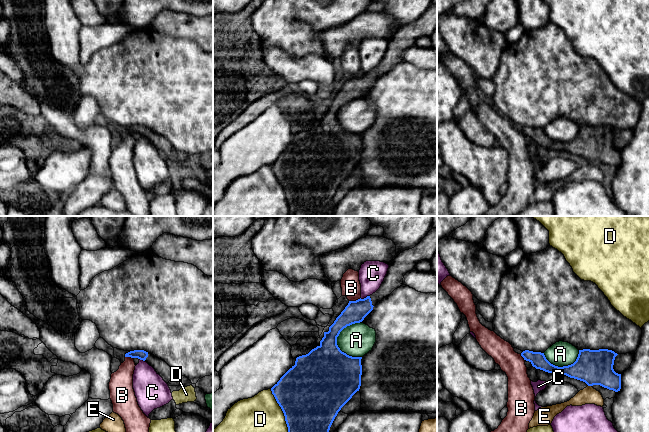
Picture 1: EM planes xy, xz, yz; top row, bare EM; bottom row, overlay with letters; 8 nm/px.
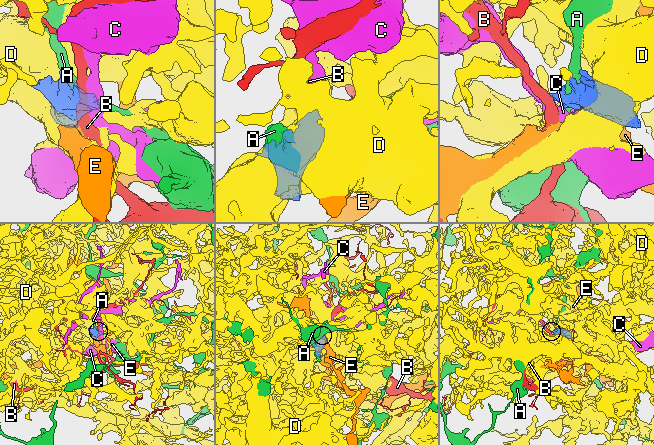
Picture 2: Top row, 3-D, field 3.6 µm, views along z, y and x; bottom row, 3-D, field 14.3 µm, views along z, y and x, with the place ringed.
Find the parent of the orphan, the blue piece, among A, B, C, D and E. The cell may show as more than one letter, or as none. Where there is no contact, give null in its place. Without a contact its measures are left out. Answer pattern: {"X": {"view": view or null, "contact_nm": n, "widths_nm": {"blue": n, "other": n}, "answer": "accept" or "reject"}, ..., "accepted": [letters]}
{"A": {"view": "xz", "contact_nm": 300, "widths_nm": {"blue": 340, "other": 260}, "answer": "reject"}, "B": {"view": "xz", "contact_nm": 100, "widths_nm": {"blue": 170, "other": 160}, "answer": "reject"}, "C": {"view": "xz", "contact_nm": 80, "widths_nm": {"blue": 170, "other": 200}, "answer": "reject"}, "D": {"view": "xz", "contact_nm": 440, "widths_nm": {"blue": 500, "other": 480}, "answer": "reject"}, "E": {"view": "yz", "contact_nm": 30, "widths_nm": {"blue": 280, "other": 140}, "answer": "reject"}, "accepted": []}

